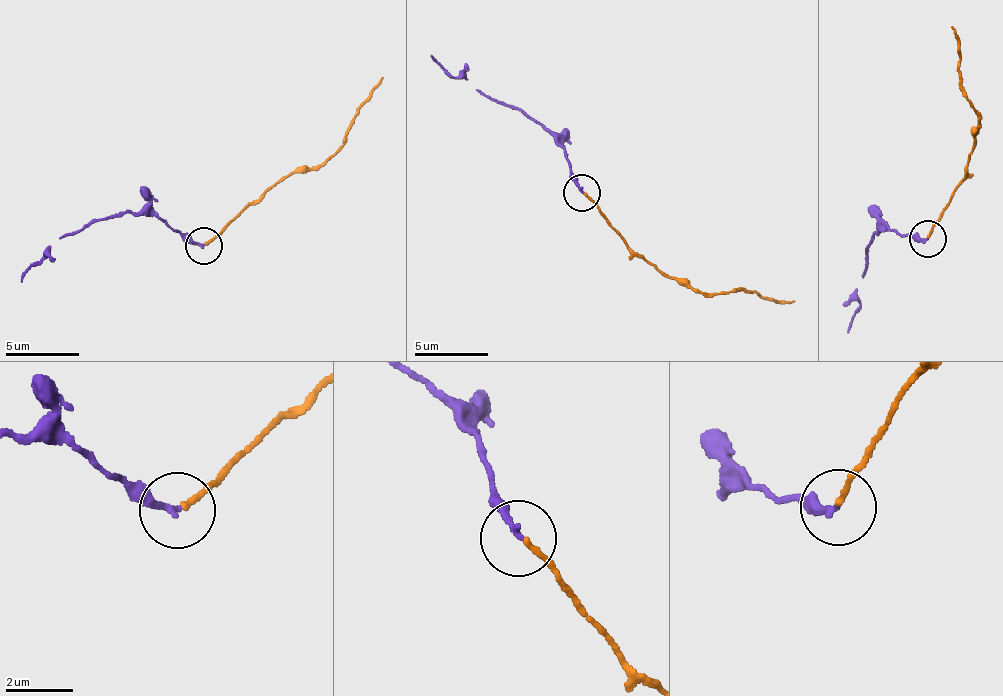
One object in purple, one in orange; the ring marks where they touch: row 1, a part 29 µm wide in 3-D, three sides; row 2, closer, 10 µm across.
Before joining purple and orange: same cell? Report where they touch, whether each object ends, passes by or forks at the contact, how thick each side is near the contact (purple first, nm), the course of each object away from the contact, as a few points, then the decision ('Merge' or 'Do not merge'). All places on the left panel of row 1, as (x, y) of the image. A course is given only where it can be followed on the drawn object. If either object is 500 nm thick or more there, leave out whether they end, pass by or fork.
Place: (203, 245). At the ring purple ends. At the ring orange ends. Thickness 180 nm (purple) against 160 nm. Course of purple: (204, 246), (161, 220), (123, 212), (69, 233), (24, 273), (23, 283). Course of orange: (204, 243), (281, 180), (322, 163), (342, 143), (359, 105), (383, 78). Merge

